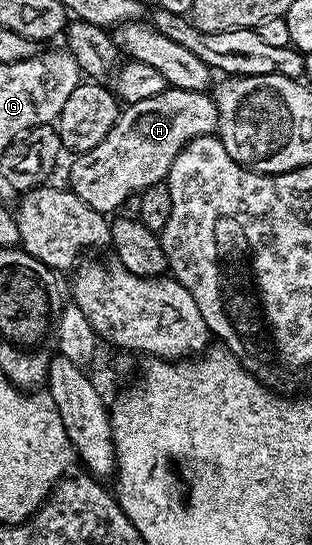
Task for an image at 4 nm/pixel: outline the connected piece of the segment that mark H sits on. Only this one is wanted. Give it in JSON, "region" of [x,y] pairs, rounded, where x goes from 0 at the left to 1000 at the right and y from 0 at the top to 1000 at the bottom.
{"region":[[[529,158],[506,178],[407,191],[372,226],[301,273],[247,283],[218,314],[224,347],[288,383],[337,391],[381,389],[407,363],[462,350],[481,339],[535,330],[558,288],[609,259],[676,248],[702,235],[705,217],[689,180],[667,167],[612,167]]]}

